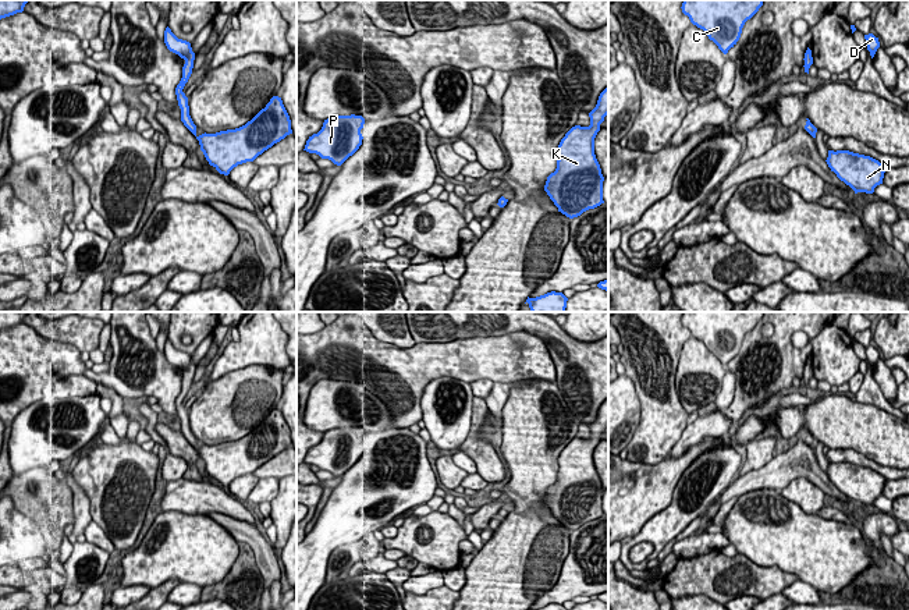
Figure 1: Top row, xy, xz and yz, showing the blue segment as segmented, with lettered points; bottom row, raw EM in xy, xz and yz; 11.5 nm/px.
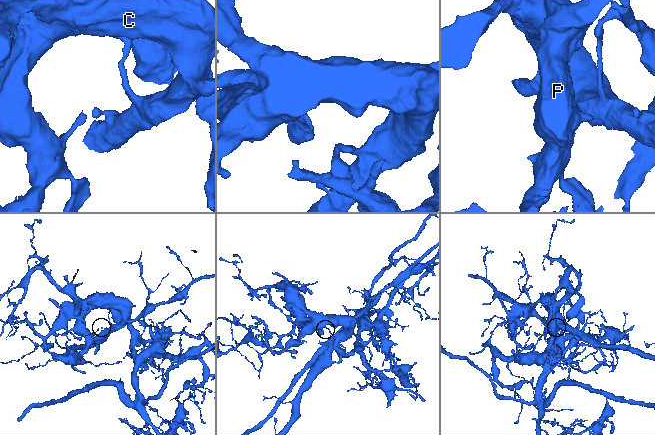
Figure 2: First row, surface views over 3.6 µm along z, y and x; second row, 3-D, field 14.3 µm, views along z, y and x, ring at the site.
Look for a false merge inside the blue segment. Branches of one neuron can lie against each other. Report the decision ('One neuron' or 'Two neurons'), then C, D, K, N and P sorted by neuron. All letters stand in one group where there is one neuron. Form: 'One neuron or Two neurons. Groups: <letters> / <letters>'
Two neurons. Groups: C K N P / D

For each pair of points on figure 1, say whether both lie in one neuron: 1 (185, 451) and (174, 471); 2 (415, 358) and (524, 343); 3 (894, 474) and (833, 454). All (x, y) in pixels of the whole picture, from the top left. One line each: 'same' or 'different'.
1: different
2: same
3: same

